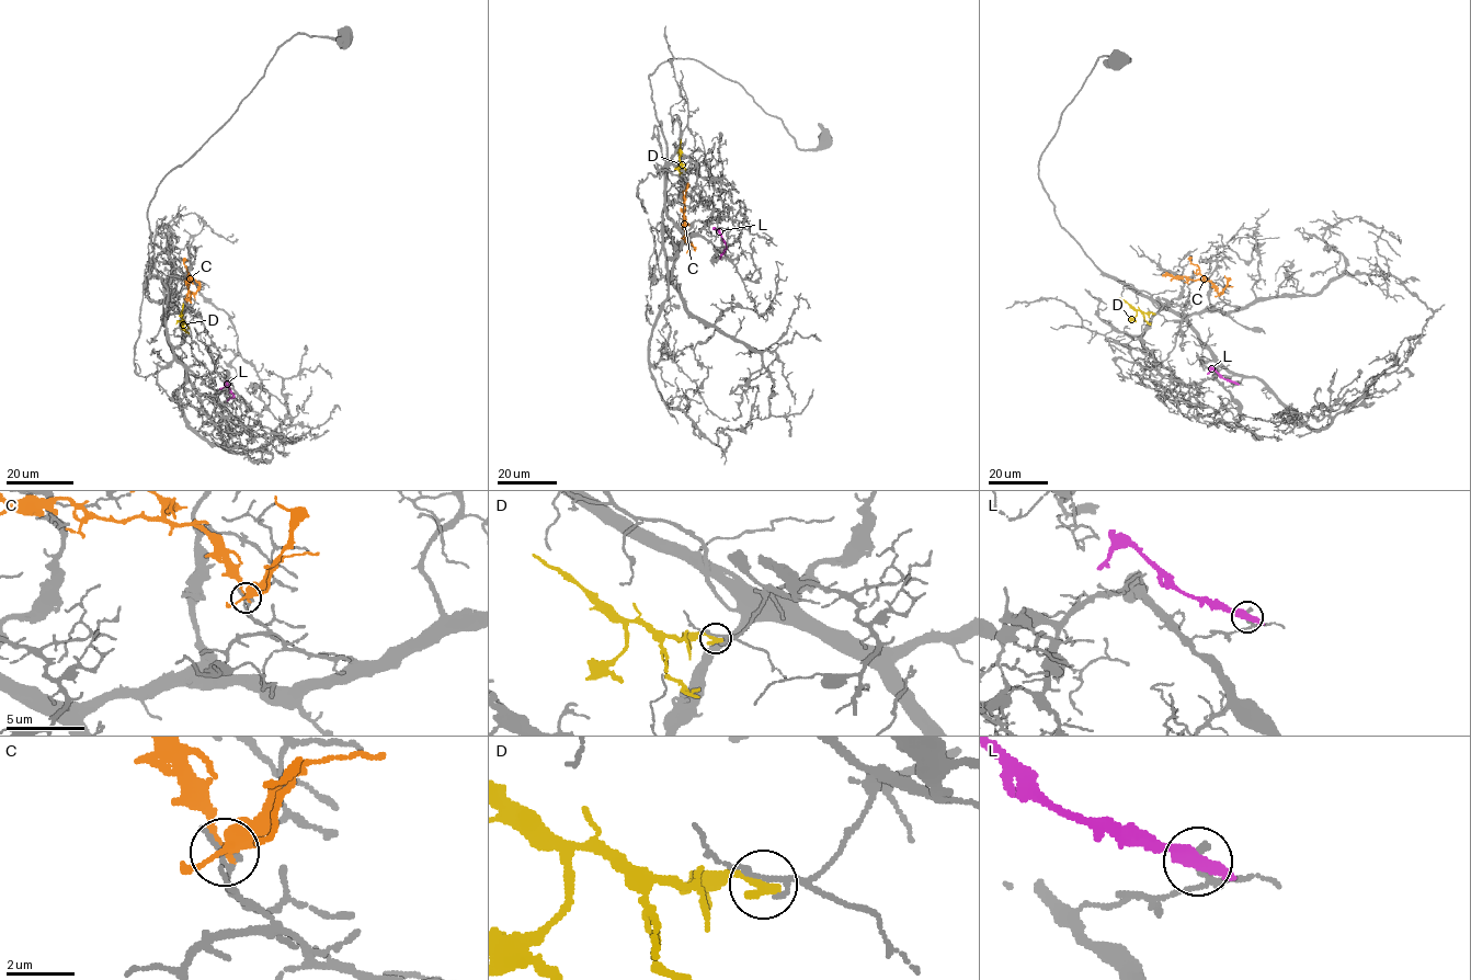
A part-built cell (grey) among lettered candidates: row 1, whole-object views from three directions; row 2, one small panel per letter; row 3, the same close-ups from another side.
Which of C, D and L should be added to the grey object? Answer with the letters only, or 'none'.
none

